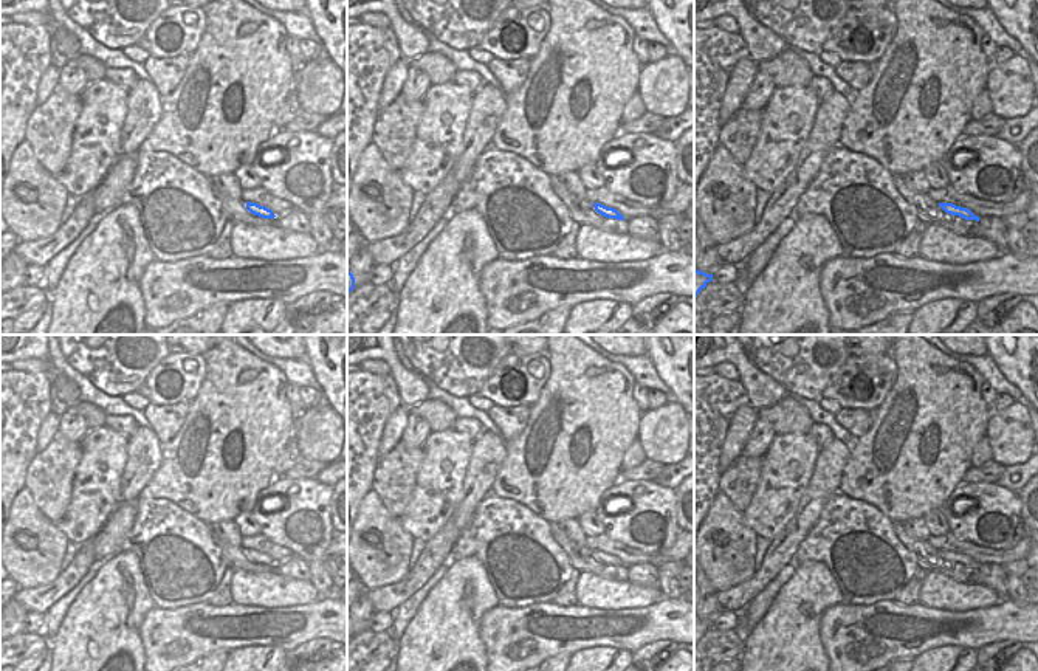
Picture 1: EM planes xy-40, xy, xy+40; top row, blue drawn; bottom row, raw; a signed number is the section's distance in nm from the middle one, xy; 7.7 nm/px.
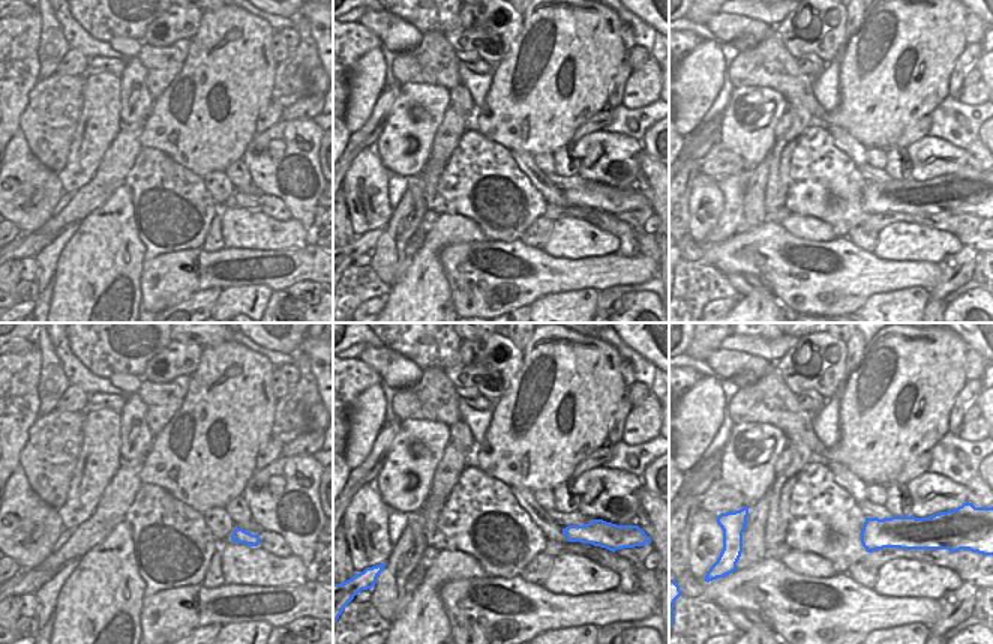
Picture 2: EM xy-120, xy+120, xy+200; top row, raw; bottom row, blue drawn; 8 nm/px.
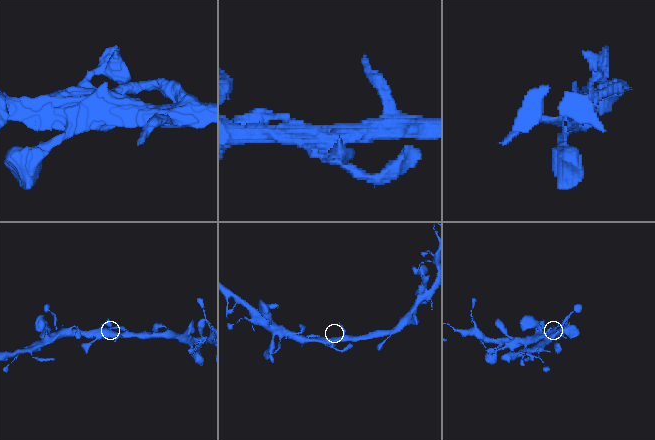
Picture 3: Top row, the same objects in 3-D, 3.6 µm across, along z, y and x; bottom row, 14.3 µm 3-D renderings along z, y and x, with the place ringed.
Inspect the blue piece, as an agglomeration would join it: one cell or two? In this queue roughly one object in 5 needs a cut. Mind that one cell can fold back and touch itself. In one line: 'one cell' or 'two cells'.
one cell

